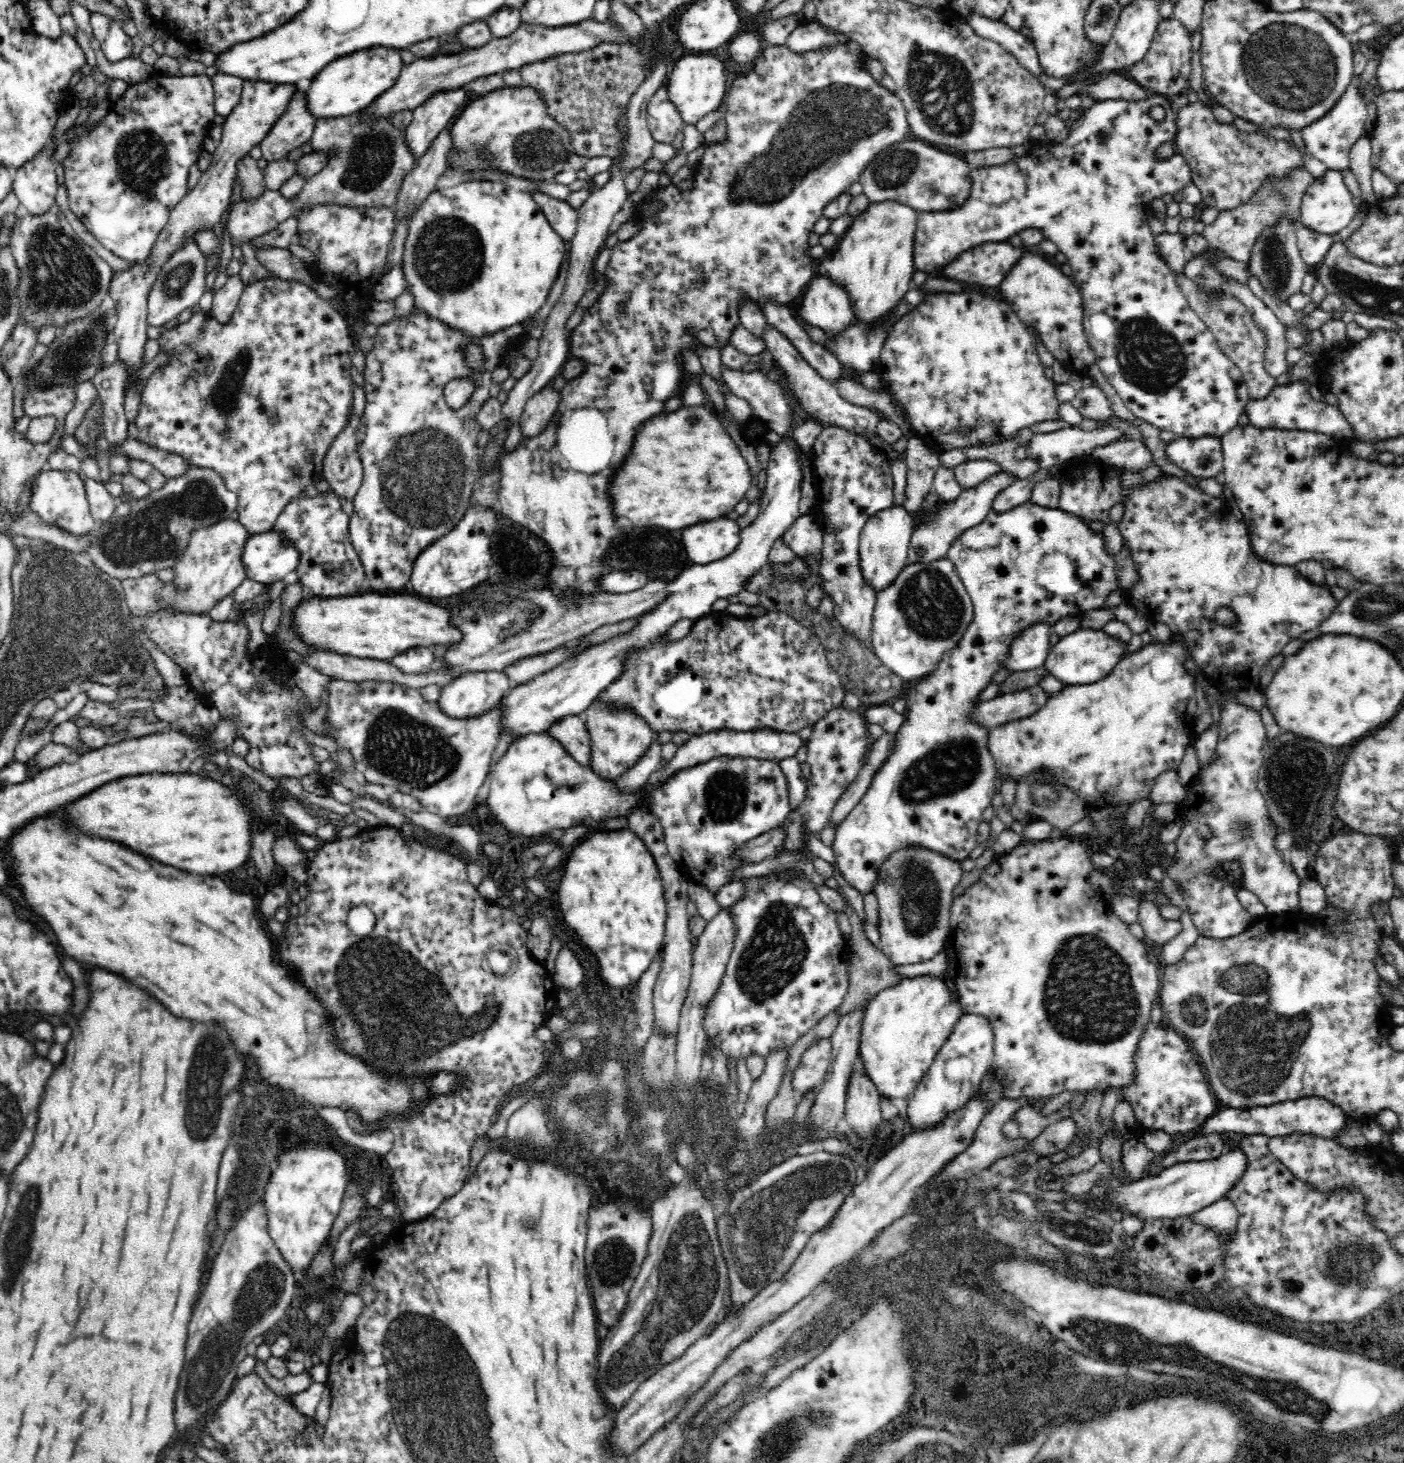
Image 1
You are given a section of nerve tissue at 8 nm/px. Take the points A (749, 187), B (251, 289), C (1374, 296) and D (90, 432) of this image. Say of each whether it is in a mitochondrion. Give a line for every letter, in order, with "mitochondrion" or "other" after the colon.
A: mitochondrion
B: other
C: mitochondrion
D: mitochondrion

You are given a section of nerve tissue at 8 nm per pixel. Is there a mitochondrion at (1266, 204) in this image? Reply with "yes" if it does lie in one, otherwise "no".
yes

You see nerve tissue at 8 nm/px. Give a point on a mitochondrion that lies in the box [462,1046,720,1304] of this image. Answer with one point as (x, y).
(609, 1104)

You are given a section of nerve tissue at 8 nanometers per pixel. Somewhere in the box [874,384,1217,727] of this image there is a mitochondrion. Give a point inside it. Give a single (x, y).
(928, 602)

